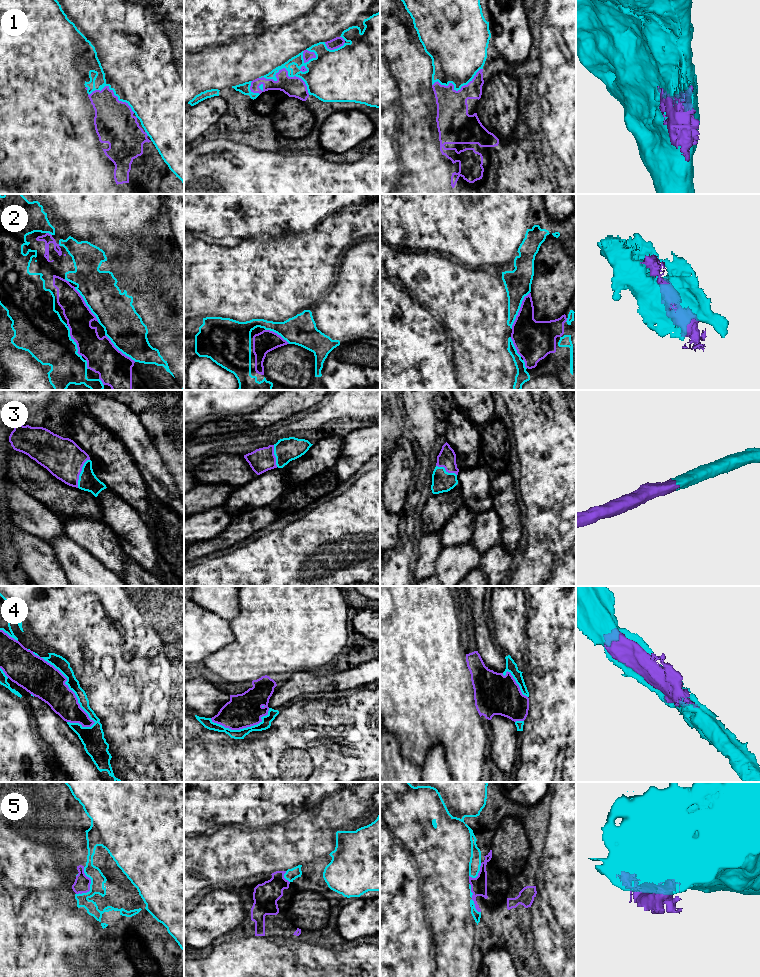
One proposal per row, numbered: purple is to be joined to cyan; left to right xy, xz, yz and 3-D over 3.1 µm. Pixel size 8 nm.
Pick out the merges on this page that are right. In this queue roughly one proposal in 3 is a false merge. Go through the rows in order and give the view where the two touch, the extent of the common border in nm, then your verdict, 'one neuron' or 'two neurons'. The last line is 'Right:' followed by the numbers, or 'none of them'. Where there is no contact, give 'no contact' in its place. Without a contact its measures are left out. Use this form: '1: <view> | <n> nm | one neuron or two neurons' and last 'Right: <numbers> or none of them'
1: xz | 440 nm | two neurons
2: yz | 320 nm | one neuron
3: xy | 260 nm | one neuron
4: xy | 750 nm | one neuron
5: xy | 240 nm | two neurons
Right: 2, 3, 4

